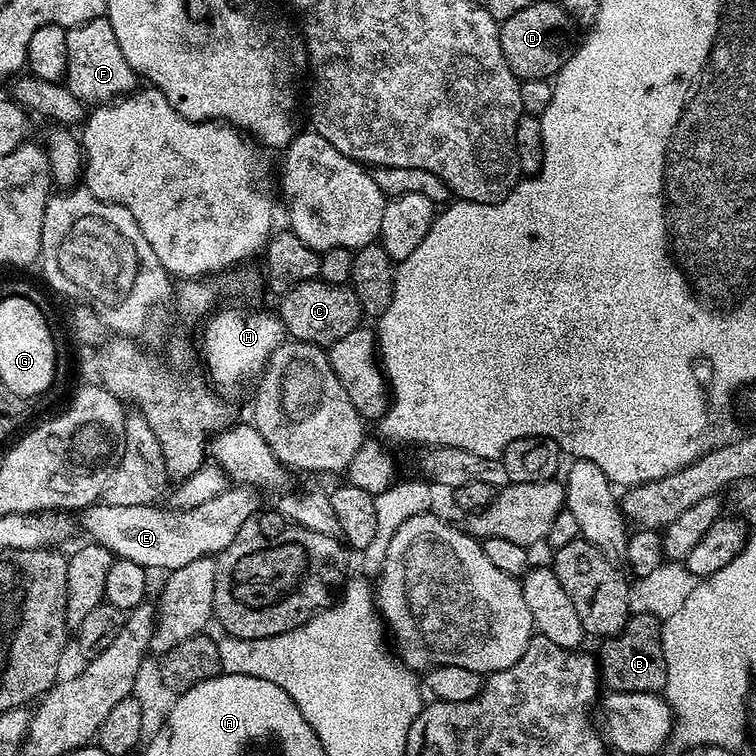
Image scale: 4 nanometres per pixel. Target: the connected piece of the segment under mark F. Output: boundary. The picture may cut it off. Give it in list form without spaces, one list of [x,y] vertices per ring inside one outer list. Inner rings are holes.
[[[106,18],[87,20],[85,24],[75,24],[67,29],[66,62],[66,83],[70,94],[84,101],[85,105],[99,106],[137,91],[136,72],[130,62],[126,62],[126,54],[122,54],[122,46],[118,46],[118,38],[114,38],[114,30]]]

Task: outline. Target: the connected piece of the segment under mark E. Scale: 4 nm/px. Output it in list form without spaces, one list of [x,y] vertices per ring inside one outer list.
[[[233,485],[218,498],[210,498],[210,502],[202,502],[202,506],[193,508],[182,508],[179,510],[169,510],[167,507],[160,508],[156,504],[146,506],[106,506],[103,502],[97,502],[83,509],[84,528],[89,532],[91,539],[95,543],[106,546],[106,550],[112,552],[113,557],[138,562],[146,570],[152,568],[164,568],[165,573],[178,570],[186,566],[186,562],[194,562],[203,556],[215,557],[226,546],[234,542],[235,535],[252,517],[259,513],[257,489],[251,485]]]

